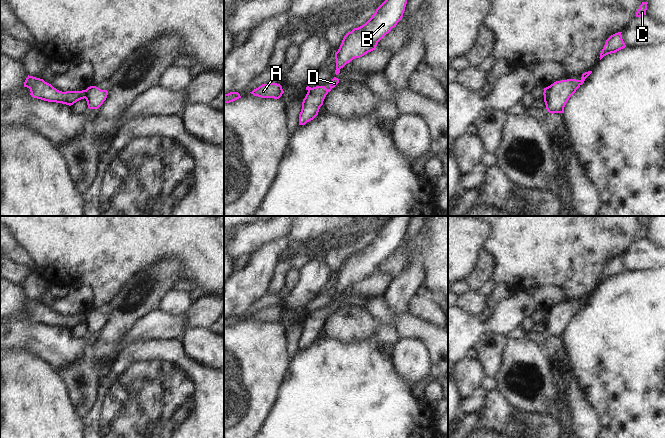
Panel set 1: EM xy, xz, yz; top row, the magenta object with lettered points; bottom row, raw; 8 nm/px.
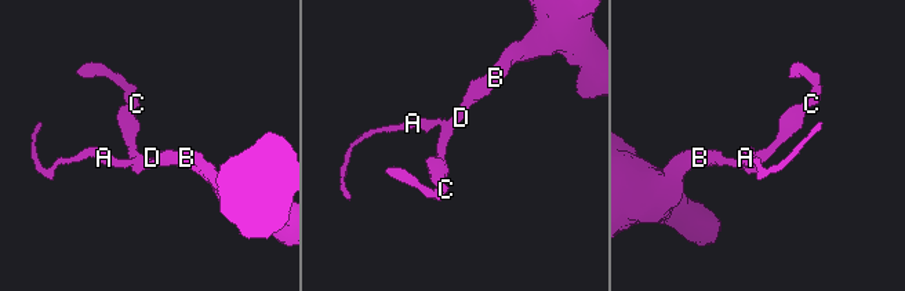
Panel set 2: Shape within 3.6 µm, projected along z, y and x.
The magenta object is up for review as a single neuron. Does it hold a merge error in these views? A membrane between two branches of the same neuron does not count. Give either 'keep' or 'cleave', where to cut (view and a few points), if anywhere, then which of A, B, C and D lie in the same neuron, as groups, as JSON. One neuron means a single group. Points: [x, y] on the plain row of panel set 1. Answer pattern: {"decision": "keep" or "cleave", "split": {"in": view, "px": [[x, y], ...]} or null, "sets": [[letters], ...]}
{"decision": "cleave", "split": {"in": "xy", "px": [[85, 314], [84, 321]]}, "sets": [["A"], ["B", "C", "D"]]}

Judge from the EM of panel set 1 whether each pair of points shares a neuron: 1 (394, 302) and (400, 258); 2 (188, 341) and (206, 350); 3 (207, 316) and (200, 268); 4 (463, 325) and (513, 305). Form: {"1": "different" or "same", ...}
{"1": "different", "2": "same", "3": "different", "4": "same"}

